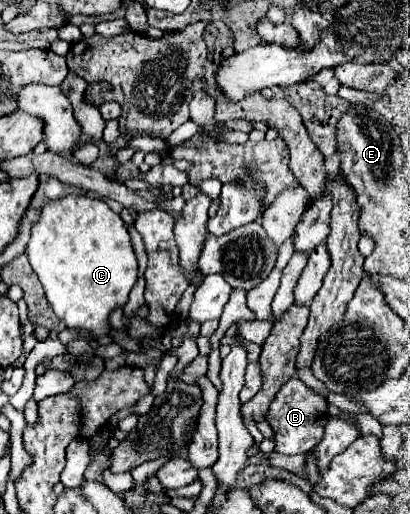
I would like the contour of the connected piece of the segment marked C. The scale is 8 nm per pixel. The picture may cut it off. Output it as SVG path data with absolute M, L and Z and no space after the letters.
M66 195L54 203L46 203L38 223L32 227L32 237L26 251L34 273L44 285L48 303L68 329L90 335L92 339L112 331L110 313L128 303L128 295L138 281L138 263L130 243L130 233L118 213L114 213L102 199L92 199L86 195Z

